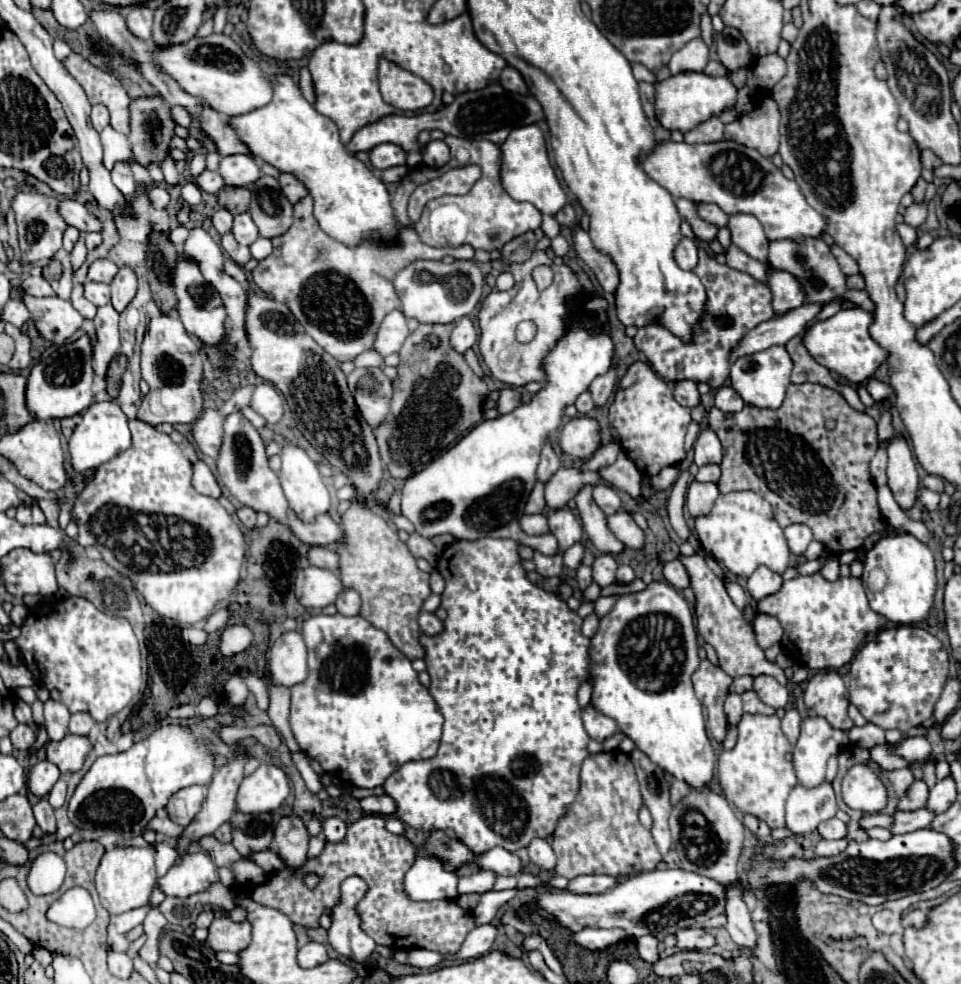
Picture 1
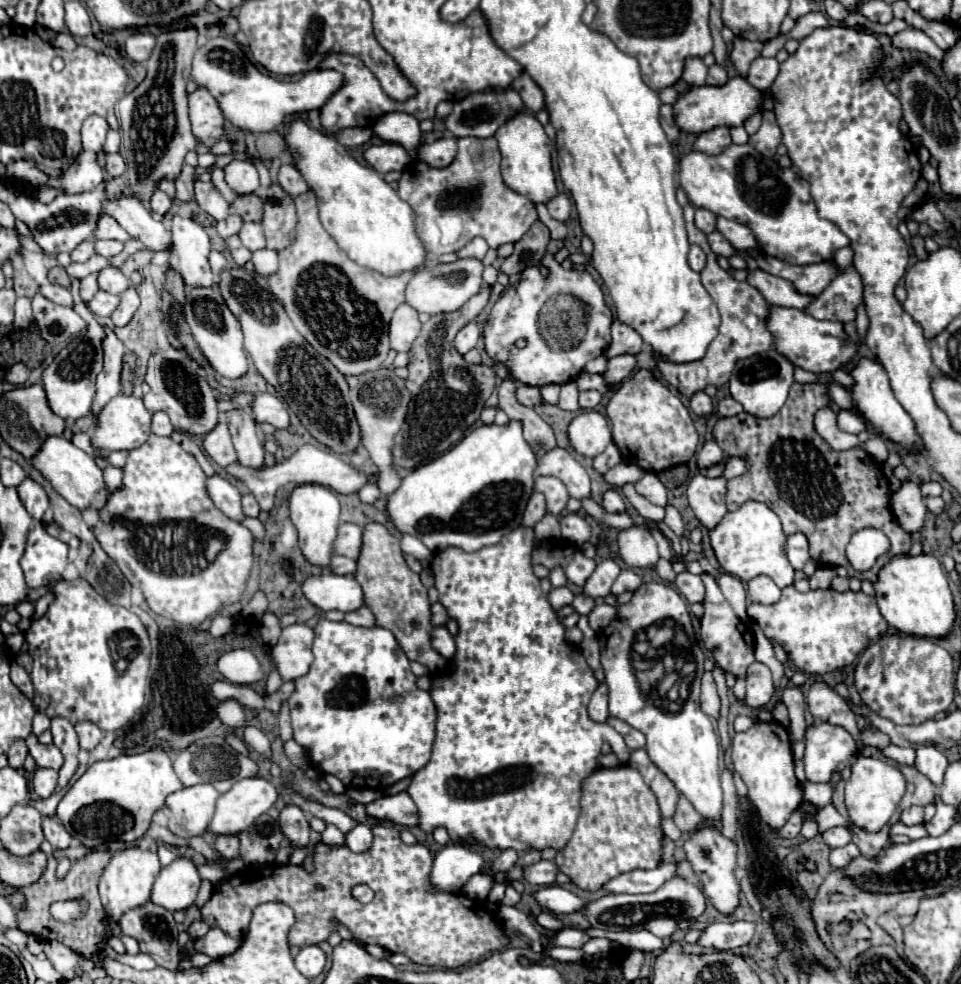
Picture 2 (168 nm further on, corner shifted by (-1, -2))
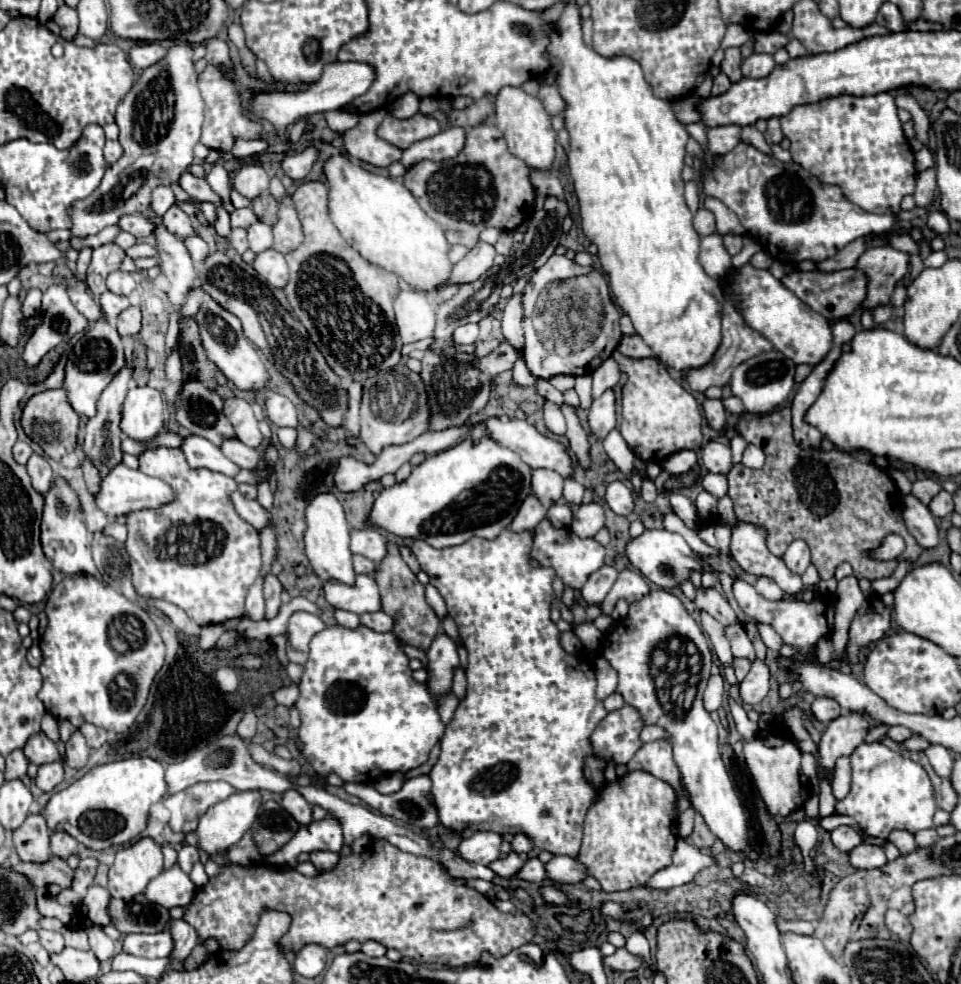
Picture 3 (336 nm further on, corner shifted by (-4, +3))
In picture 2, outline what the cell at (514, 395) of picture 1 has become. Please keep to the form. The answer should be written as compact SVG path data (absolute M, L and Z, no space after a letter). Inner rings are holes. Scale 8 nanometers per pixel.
M518 385L516 387L516 399L524 407L534 407L534 405L538 405L542 401L540 389L532 387L532 385Z

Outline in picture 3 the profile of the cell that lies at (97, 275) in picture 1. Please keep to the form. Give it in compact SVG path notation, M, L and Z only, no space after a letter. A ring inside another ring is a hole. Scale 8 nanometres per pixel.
M117 270L115 274L109 274L107 276L107 288L113 292L113 294L121 294L121 296L129 296L133 290L135 290L137 282L133 280L133 276L129 272L121 272Z

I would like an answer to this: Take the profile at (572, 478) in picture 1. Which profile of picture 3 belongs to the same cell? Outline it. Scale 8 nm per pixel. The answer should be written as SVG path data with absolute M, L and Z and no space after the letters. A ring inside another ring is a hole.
M545 468L533 470L531 490L543 506L551 508L563 496L563 476L557 474L555 470L545 470Z

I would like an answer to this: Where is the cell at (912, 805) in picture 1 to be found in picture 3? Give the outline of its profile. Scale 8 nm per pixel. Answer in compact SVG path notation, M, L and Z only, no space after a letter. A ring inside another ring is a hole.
M871 742L861 744L851 754L851 770L851 792L845 800L837 802L837 814L847 814L855 818L867 834L879 838L887 838L893 830L907 830L915 834L925 828L935 828L933 814L937 810L937 802L931 780L927 778L923 766L889 750L881 742Z

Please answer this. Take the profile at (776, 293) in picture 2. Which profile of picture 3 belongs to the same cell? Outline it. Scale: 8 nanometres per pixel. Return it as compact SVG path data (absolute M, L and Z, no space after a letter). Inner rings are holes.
M847 268L847 270L833 270L833 272L793 272L781 280L791 292L797 294L801 302L811 306L815 312L819 312L827 320L843 318L853 314L867 296L867 276L859 268Z

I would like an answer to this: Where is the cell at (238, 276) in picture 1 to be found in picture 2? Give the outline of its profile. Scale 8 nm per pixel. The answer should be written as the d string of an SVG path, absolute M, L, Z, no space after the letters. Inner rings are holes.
M212 251L212 255L210 255L210 267L212 267L214 275L218 277L218 275L220 275L224 269L228 269L228 261L226 261L226 257L224 257L222 253Z

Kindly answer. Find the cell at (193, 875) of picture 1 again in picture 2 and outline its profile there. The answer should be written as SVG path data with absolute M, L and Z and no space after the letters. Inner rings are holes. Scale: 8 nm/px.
M176 857L156 877L152 889L152 903L168 911L182 911L194 905L200 885L202 877L194 861L188 857Z

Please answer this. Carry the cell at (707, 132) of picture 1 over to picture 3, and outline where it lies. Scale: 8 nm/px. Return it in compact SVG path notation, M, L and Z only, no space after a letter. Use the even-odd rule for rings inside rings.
M741 126L709 128L707 138L709 138L709 152L713 156L723 156L741 142Z

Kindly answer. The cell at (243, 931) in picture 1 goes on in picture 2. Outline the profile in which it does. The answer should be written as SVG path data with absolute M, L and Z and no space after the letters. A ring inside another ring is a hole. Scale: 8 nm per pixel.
M212 927L204 937L196 939L194 947L196 947L196 951L200 951L200 953L206 953L206 955L210 955L210 957L214 957L214 959L220 959L220 957L232 955L232 953L240 947L240 943L242 943L240 939L230 937L228 933L224 933L224 931L218 929L218 927Z

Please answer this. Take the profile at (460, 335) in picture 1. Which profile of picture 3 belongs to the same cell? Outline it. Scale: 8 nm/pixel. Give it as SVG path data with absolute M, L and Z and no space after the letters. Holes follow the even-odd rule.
M465 324L465 326L459 326L455 332L453 332L453 342L455 344L473 344L479 336L479 326L477 324Z

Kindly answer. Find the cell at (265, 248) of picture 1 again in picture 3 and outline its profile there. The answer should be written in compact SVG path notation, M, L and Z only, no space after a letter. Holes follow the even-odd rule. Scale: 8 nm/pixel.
M275 250L261 252L255 258L253 268L259 272L259 276L263 276L275 288L285 288L289 282L289 268L287 268L285 256Z

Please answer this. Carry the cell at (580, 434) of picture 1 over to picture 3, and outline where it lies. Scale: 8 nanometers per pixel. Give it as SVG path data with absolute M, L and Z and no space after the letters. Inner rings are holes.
M609 388L603 392L601 398L595 398L589 408L589 426L595 436L605 438L617 424L615 414L615 392Z

